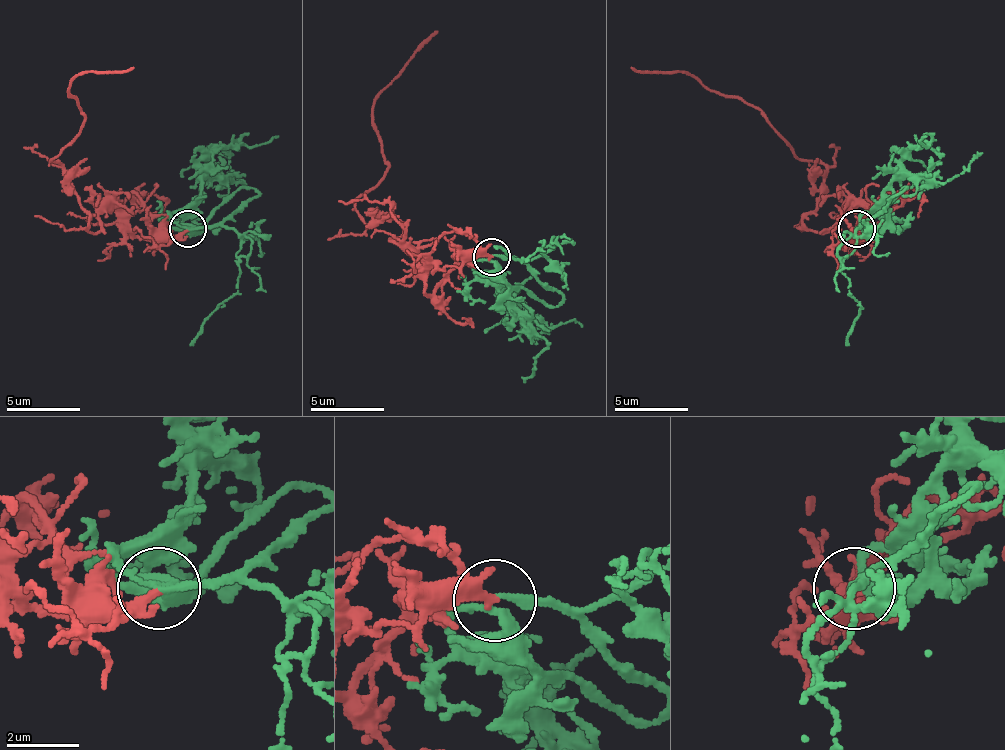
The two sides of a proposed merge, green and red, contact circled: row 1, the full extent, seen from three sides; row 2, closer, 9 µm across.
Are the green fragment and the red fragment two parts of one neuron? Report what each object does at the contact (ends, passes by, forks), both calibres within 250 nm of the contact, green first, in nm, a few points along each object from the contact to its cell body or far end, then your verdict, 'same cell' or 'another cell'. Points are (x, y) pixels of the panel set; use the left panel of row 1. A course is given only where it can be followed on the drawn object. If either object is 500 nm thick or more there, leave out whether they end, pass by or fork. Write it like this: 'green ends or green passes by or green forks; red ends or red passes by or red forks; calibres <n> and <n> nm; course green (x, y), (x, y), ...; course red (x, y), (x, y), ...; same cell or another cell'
green forks; red passes by; calibres 190 and 180 nm; course green (187, 228), (231, 228), (239, 250), (239, 291), (216, 309), (190, 346); course red (187, 228), (168, 235), (124, 206), (87, 228), (53, 161), (83, 124), (68, 87), (87, 72), (135, 68); same cell

